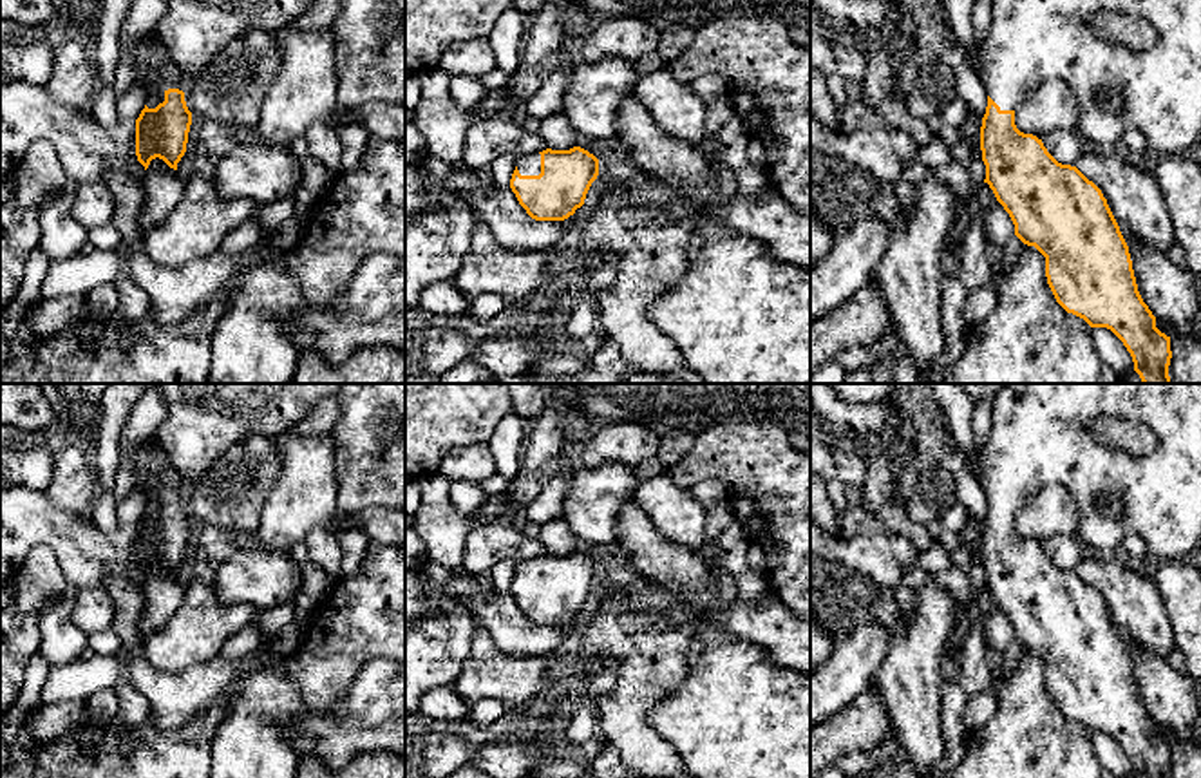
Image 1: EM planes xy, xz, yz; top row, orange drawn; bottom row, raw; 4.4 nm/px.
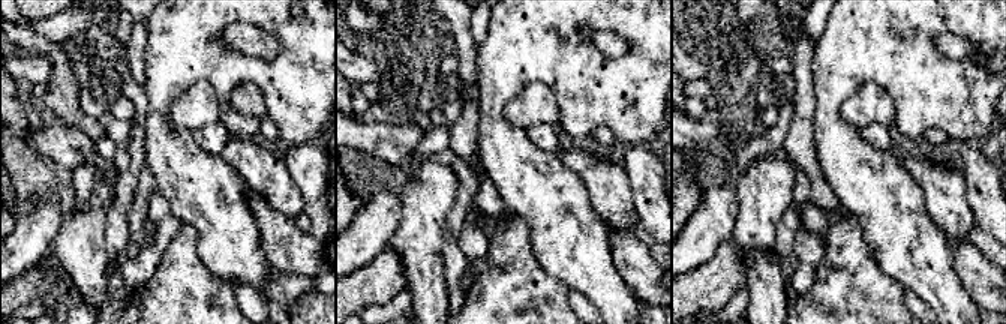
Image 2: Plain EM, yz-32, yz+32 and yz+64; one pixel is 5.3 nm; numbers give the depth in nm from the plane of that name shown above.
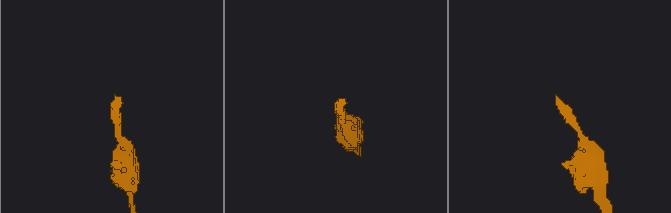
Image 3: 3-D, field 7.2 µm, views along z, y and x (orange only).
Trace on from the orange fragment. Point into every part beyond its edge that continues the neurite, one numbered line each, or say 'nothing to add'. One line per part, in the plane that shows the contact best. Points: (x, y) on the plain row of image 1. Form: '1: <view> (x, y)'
1: xz (529, 570)

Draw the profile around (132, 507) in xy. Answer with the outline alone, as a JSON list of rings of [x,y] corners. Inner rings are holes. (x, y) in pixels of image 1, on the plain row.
[[[0,489],[0,577],[11,579],[27,554],[45,545],[74,584],[103,588],[110,575],[141,588],[147,575],[136,561],[136,525],[145,510],[145,494],[132,489],[118,505],[119,528],[105,534],[52,505],[45,492]]]

